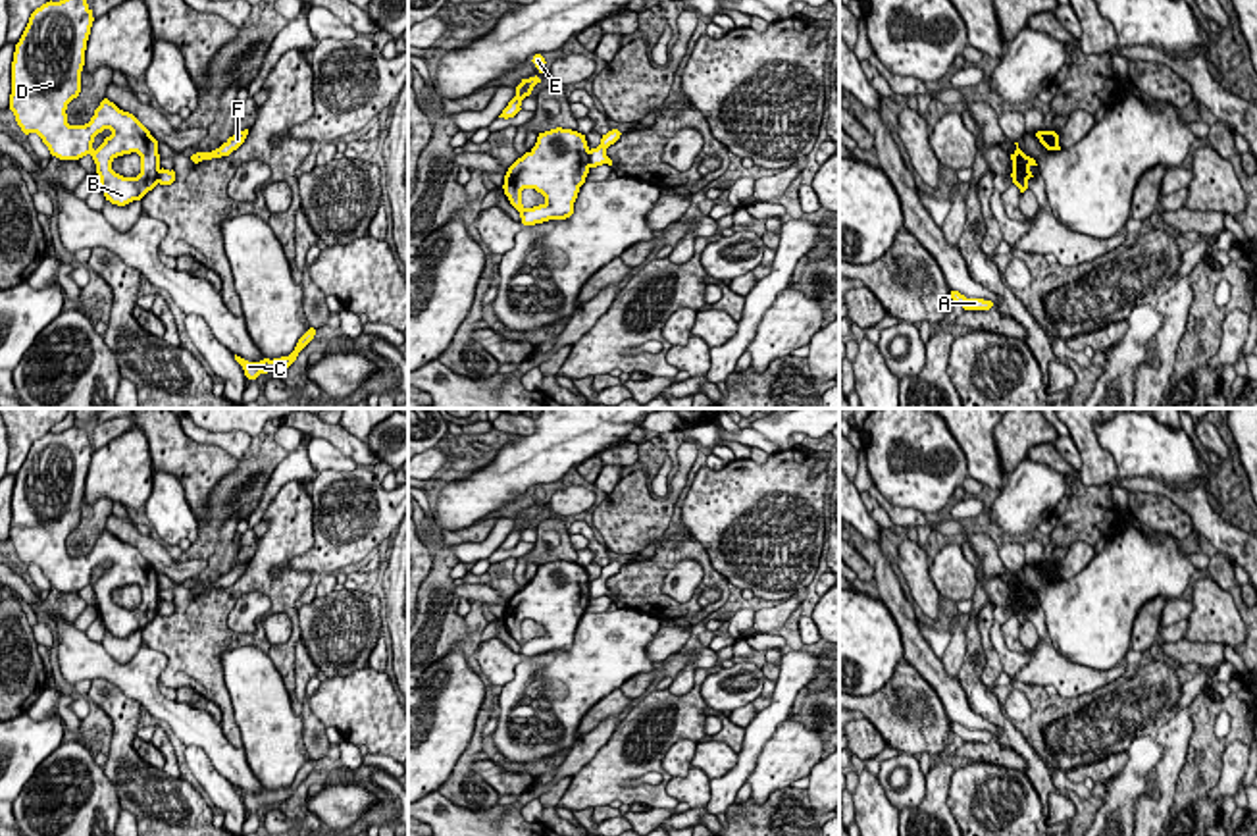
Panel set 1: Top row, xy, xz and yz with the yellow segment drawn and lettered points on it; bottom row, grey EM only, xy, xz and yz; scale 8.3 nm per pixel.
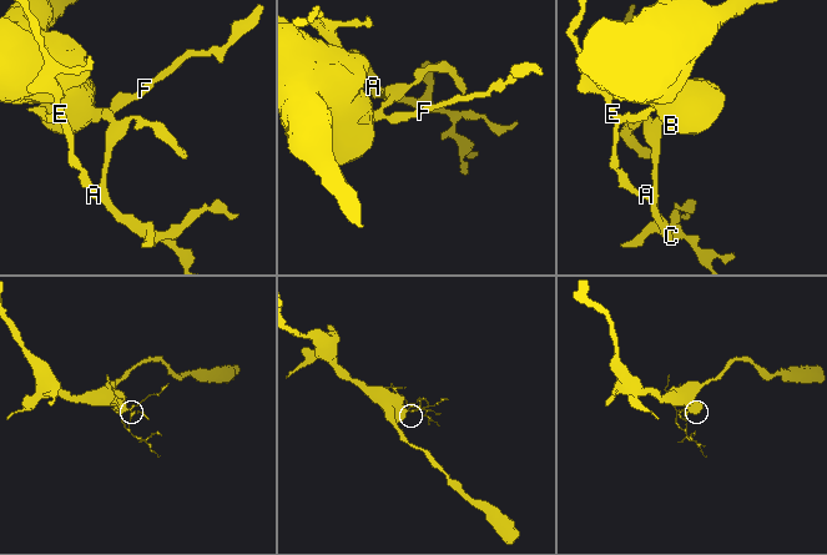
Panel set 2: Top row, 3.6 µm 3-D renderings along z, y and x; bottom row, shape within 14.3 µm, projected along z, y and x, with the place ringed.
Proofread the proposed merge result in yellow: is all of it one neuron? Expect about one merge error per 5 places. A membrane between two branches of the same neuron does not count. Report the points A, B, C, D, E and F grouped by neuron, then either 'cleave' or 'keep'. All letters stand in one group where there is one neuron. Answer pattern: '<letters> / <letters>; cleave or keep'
A C E F / B D; cleave

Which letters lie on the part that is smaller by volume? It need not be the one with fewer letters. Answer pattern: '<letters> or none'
A, C, E, F

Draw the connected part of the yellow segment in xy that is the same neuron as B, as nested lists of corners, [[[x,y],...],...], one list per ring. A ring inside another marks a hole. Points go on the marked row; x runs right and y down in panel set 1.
[[[50,0],[31,13],[13,52],[10,110],[21,131],[25,135],[37,133],[52,156],[60,160],[79,160],[90,154],[106,200],[125,206],[133,200],[141,200],[158,185],[158,141],[133,114],[119,110],[108,98],[100,102],[89,123],[67,123],[67,104],[81,92],[81,71],[92,21],[92,10],[87,0]],[[131,152],[141,156],[141,173],[137,177],[123,177],[112,170],[112,162]]]

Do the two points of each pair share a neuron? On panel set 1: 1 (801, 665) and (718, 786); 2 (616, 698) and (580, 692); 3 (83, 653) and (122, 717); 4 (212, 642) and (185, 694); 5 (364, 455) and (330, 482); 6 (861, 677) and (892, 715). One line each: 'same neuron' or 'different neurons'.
1: same neuron
2: different neurons
3: different neurons
4: different neurons
5: different neurons
6: different neurons

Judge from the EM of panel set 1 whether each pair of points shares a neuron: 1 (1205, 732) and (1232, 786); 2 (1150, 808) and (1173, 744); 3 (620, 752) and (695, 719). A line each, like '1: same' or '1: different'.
1: different
2: same
3: same

